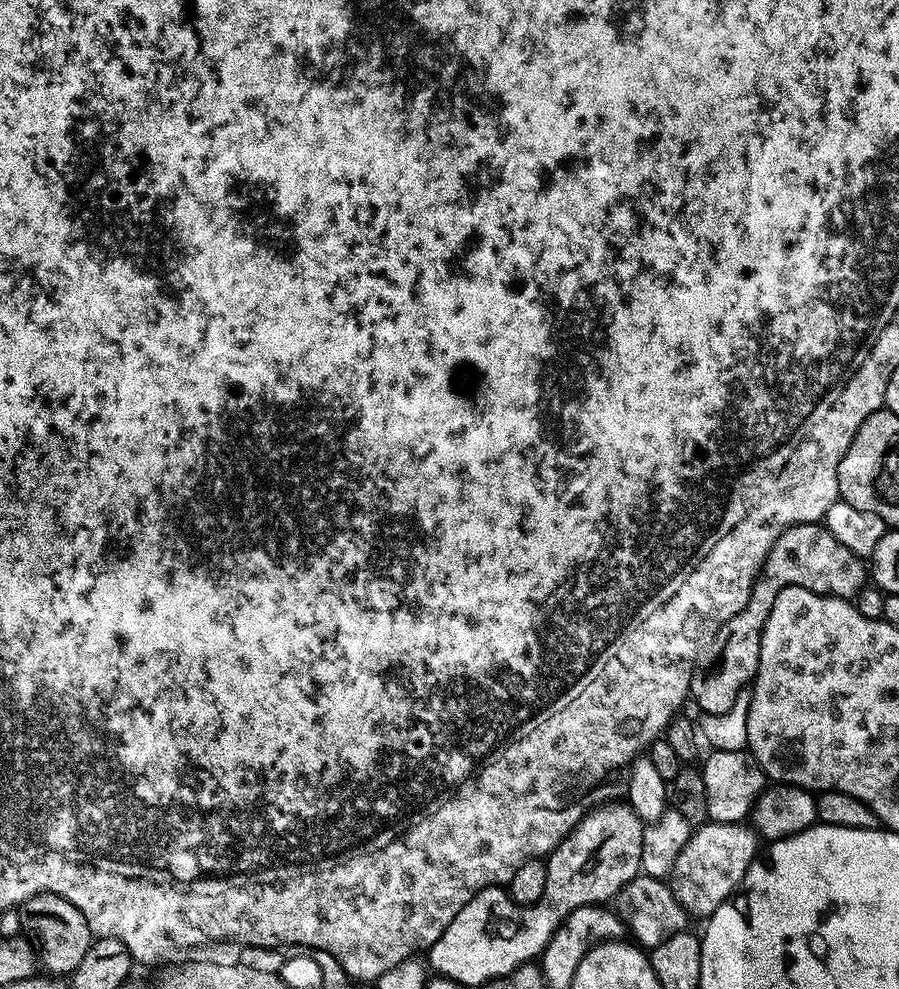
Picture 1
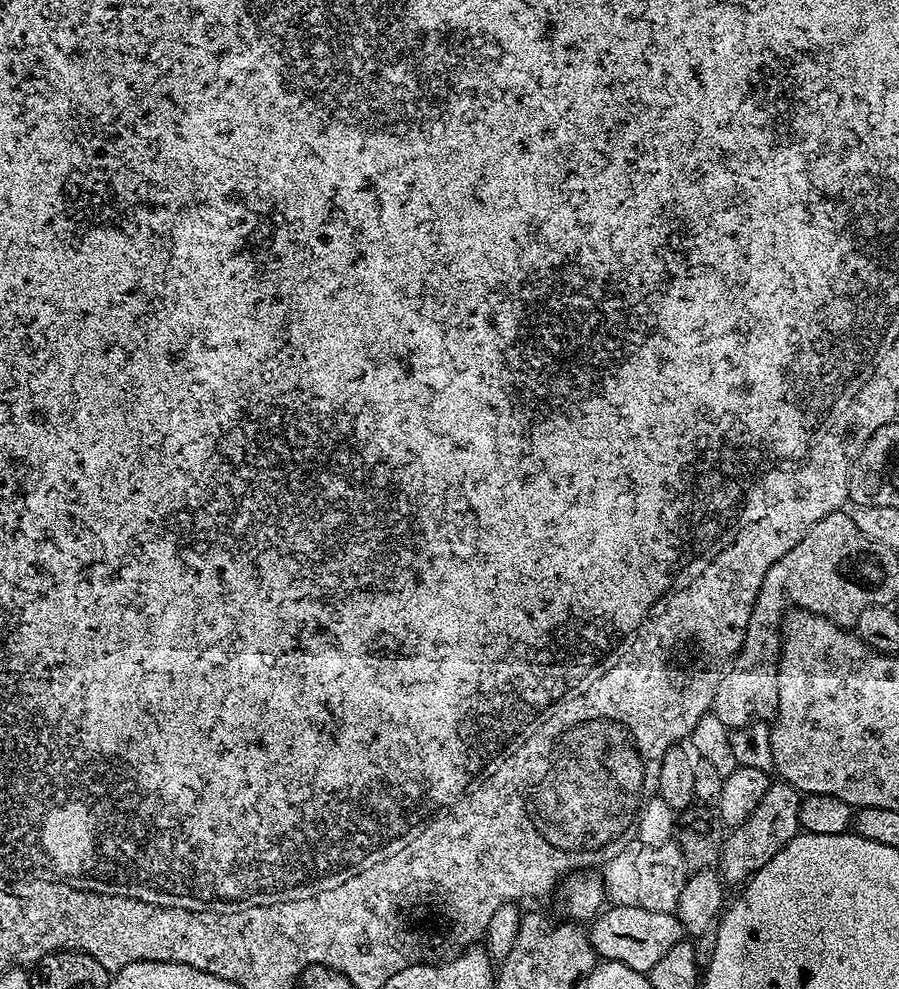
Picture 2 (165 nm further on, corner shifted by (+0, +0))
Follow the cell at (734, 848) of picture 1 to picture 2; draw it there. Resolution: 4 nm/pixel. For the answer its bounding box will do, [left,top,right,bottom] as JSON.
[718,782,801,885]

